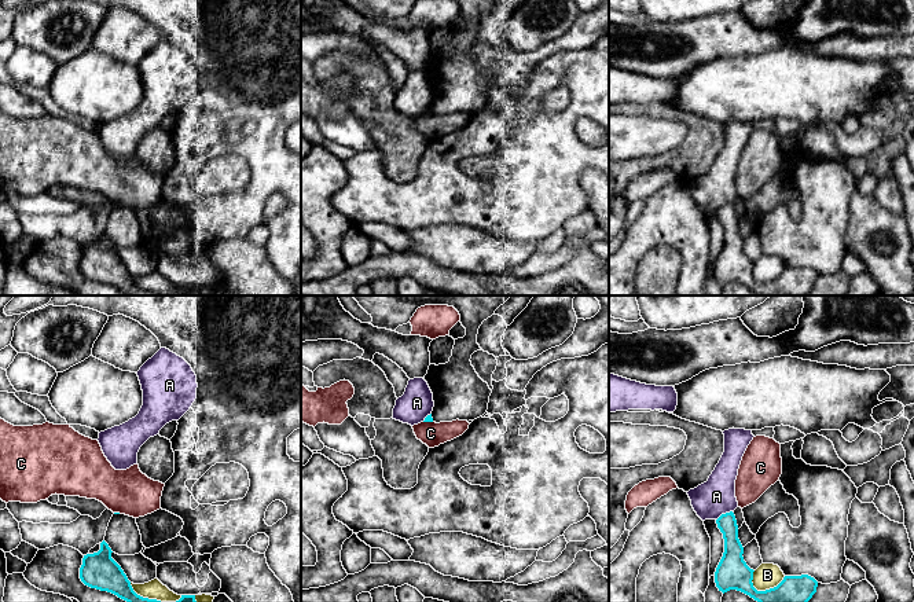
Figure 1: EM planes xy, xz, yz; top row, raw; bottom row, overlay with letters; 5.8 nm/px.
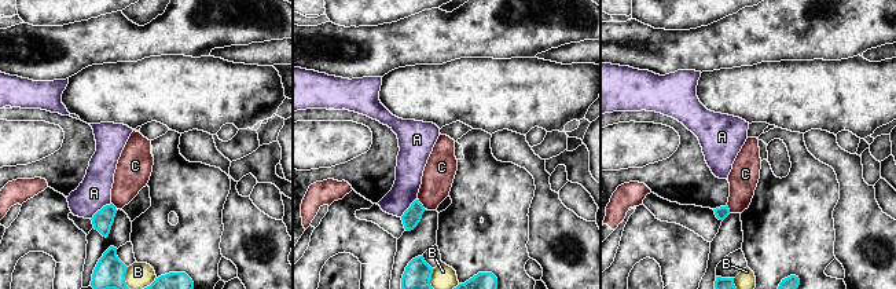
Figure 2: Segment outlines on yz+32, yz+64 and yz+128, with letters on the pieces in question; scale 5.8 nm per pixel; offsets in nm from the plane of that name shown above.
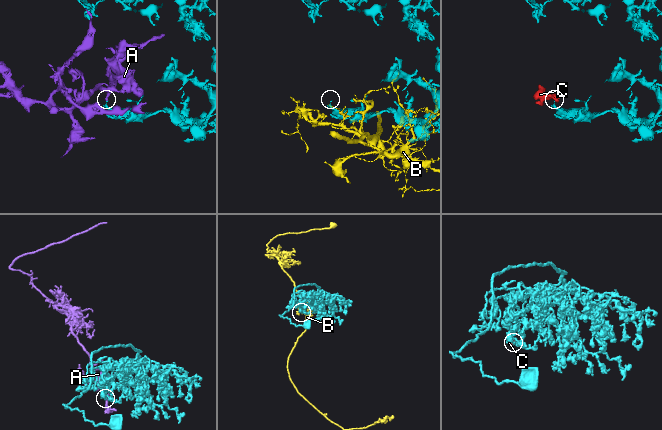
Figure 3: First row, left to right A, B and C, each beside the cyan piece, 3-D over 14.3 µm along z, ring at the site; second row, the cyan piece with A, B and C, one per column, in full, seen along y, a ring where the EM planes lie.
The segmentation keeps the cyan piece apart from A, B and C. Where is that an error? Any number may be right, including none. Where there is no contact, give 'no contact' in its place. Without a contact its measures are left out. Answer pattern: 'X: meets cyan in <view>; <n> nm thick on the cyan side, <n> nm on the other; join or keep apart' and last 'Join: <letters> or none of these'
A: meets cyan in yz; 110 nm thick on the cyan side, 220 nm on the other; keep apart
B: meets cyan in yz; 190 nm thick on the cyan side, 150 nm on the other; keep apart
C: meets cyan in xz; 40 nm thick on the cyan side, 140 nm on the other; keep apart
Join: none of these

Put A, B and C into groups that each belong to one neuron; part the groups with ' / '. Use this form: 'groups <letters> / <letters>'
groups A / B / C

